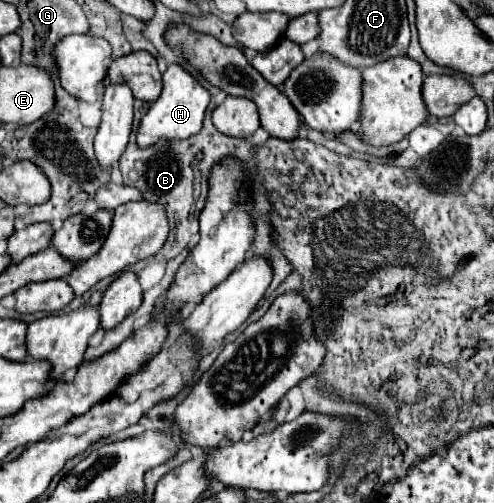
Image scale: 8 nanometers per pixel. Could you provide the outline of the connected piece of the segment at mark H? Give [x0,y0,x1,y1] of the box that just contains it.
[136,65,210,149]

